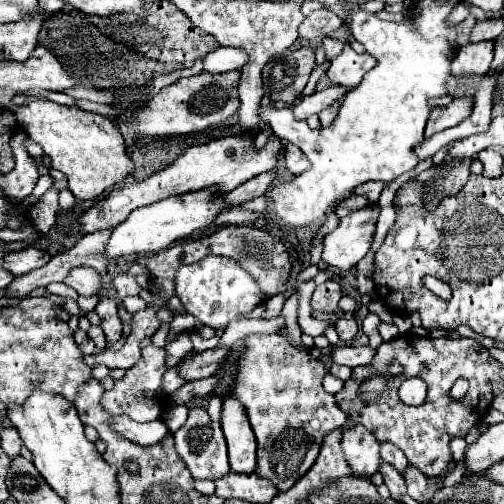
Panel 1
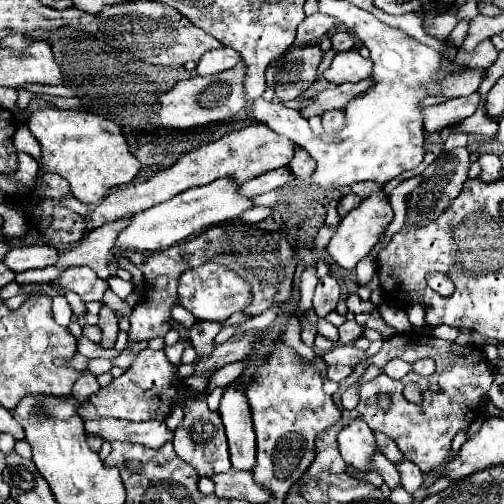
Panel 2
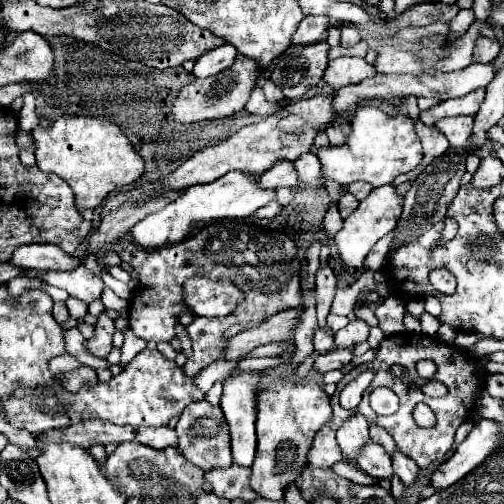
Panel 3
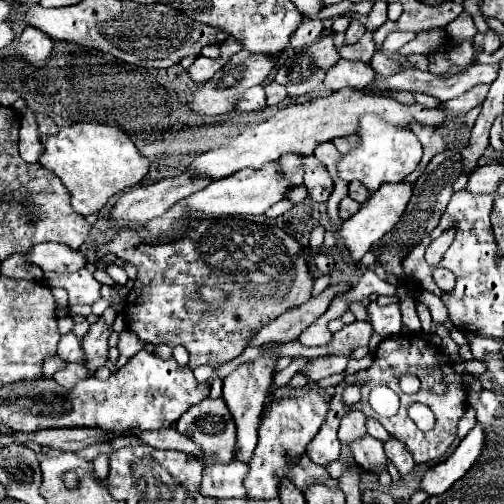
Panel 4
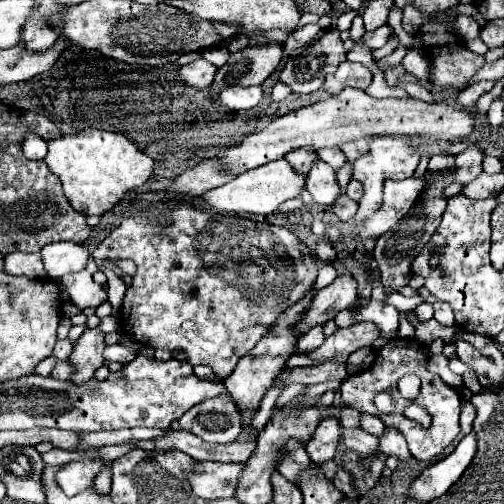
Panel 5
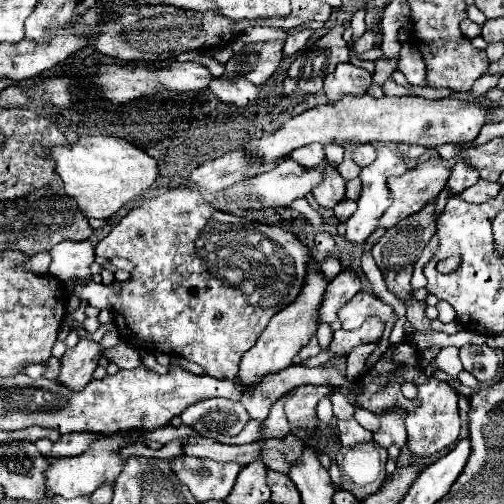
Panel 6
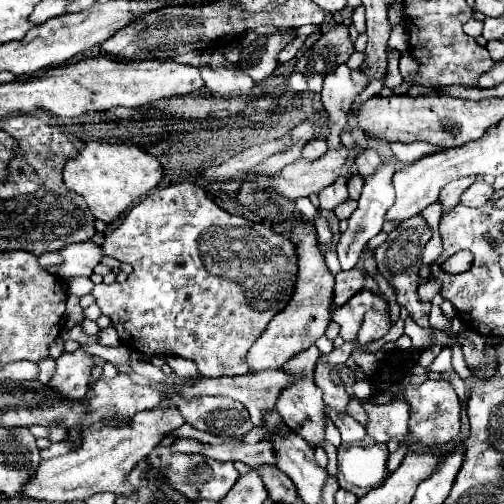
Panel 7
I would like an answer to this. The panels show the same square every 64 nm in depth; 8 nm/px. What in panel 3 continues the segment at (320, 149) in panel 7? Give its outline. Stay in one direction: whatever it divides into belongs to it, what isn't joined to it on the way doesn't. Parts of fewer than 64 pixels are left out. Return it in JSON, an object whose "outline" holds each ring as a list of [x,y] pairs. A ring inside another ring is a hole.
{"outline":[[[278,160],[266,174],[262,174],[264,188],[280,188],[280,186],[298,186],[298,172],[292,160]]]}

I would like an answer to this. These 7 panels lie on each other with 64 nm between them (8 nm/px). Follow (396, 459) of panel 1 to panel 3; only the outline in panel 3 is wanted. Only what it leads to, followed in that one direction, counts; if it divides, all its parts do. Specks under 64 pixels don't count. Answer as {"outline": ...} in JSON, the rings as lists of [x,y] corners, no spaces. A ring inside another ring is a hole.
{"outline":[[[370,424],[370,438],[376,440],[378,444],[382,444],[386,448],[388,454],[392,454],[392,448],[396,448],[392,436],[382,428],[382,426],[376,426],[376,424]]]}

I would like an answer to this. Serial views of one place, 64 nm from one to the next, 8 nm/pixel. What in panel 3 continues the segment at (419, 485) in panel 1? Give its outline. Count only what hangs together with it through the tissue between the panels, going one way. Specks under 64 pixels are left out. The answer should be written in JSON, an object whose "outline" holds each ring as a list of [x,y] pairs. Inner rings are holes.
{"outline":[[[398,448],[392,452],[392,468],[400,476],[400,480],[404,482],[406,488],[412,488],[416,484],[418,466],[416,466],[416,462],[412,458],[408,458],[406,454],[402,454]]]}

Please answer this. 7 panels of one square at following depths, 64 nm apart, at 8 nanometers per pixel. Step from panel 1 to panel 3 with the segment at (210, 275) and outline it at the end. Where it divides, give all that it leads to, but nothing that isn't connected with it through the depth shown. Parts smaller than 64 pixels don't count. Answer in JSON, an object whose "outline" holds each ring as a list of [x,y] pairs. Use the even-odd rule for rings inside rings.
{"outline":[[[194,276],[184,284],[184,296],[188,308],[196,316],[208,316],[208,318],[218,318],[218,316],[228,316],[236,304],[244,298],[244,294],[230,284],[228,280],[208,280],[202,276]]]}

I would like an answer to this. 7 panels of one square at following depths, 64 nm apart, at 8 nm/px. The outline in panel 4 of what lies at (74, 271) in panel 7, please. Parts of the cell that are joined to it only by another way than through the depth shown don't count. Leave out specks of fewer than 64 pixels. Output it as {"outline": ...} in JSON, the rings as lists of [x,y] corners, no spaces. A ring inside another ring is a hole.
{"outline":[[[62,242],[38,244],[28,254],[28,258],[44,272],[76,272],[86,266],[86,258],[82,256],[82,252]]]}

